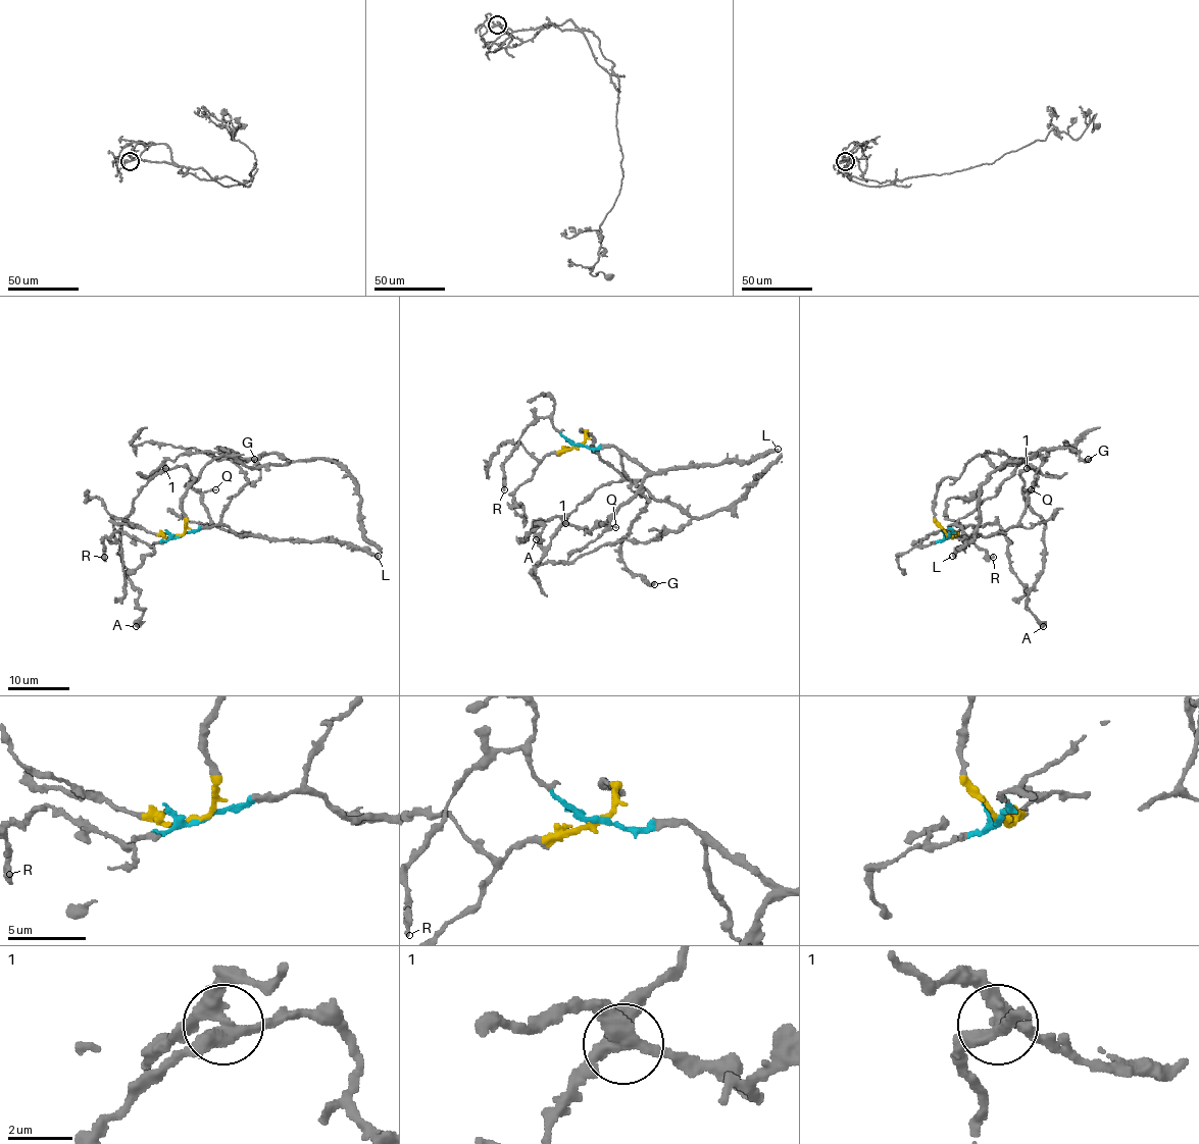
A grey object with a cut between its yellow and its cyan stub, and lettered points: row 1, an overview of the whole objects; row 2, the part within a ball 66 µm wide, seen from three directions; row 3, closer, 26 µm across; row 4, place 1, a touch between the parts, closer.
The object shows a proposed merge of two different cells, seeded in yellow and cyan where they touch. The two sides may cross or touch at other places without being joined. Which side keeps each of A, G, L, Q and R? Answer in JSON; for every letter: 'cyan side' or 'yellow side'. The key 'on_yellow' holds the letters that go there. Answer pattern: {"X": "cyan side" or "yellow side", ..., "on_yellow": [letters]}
{"A": "cyan side", "G": "cyan side", "L": "cyan side", "Q": "cyan side", "R": "cyan side", "on_yellow": []}

